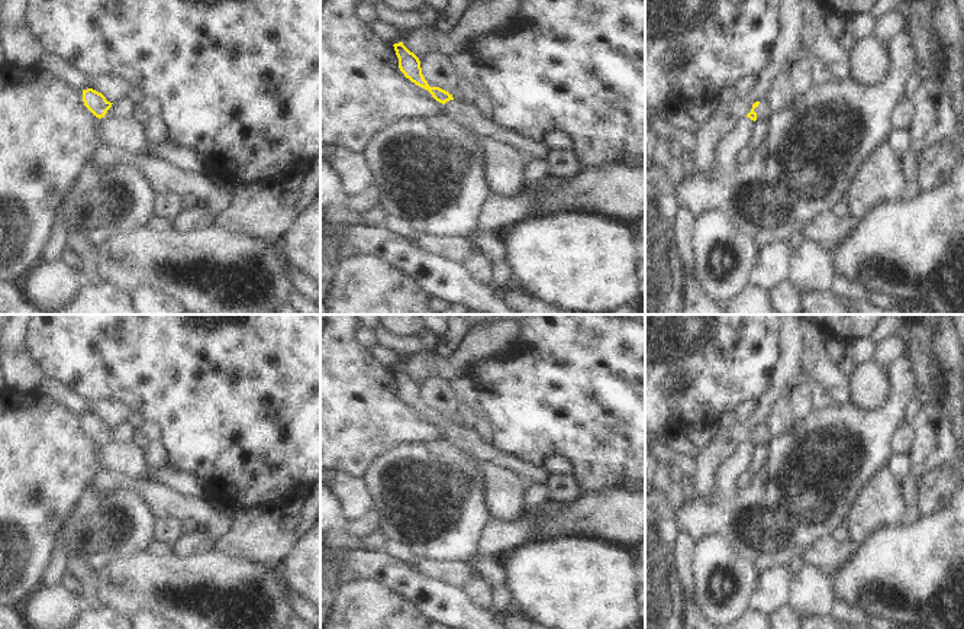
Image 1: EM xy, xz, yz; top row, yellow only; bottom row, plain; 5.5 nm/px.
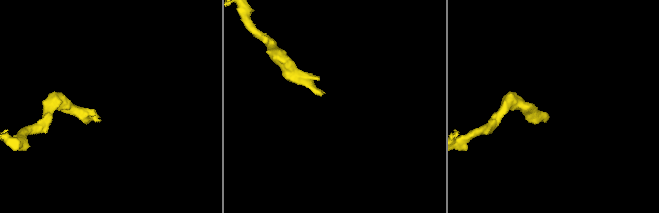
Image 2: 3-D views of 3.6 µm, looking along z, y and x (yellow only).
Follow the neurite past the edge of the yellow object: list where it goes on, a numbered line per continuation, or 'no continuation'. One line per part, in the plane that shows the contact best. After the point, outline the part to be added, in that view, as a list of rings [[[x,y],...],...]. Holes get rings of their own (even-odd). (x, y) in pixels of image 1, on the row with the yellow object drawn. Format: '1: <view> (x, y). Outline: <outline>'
1: yz (763, 112). Outline: [[[764,100],[760,101],[754,112],[757,113],[757,119],[768,119],[773,114]]]

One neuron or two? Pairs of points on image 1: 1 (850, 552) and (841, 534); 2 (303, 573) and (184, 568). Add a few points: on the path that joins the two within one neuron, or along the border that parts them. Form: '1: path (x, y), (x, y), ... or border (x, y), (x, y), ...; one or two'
1: border (832, 538), (840, 542), (848, 541); two
2: border (283, 564), (287, 581), (293, 589); two

